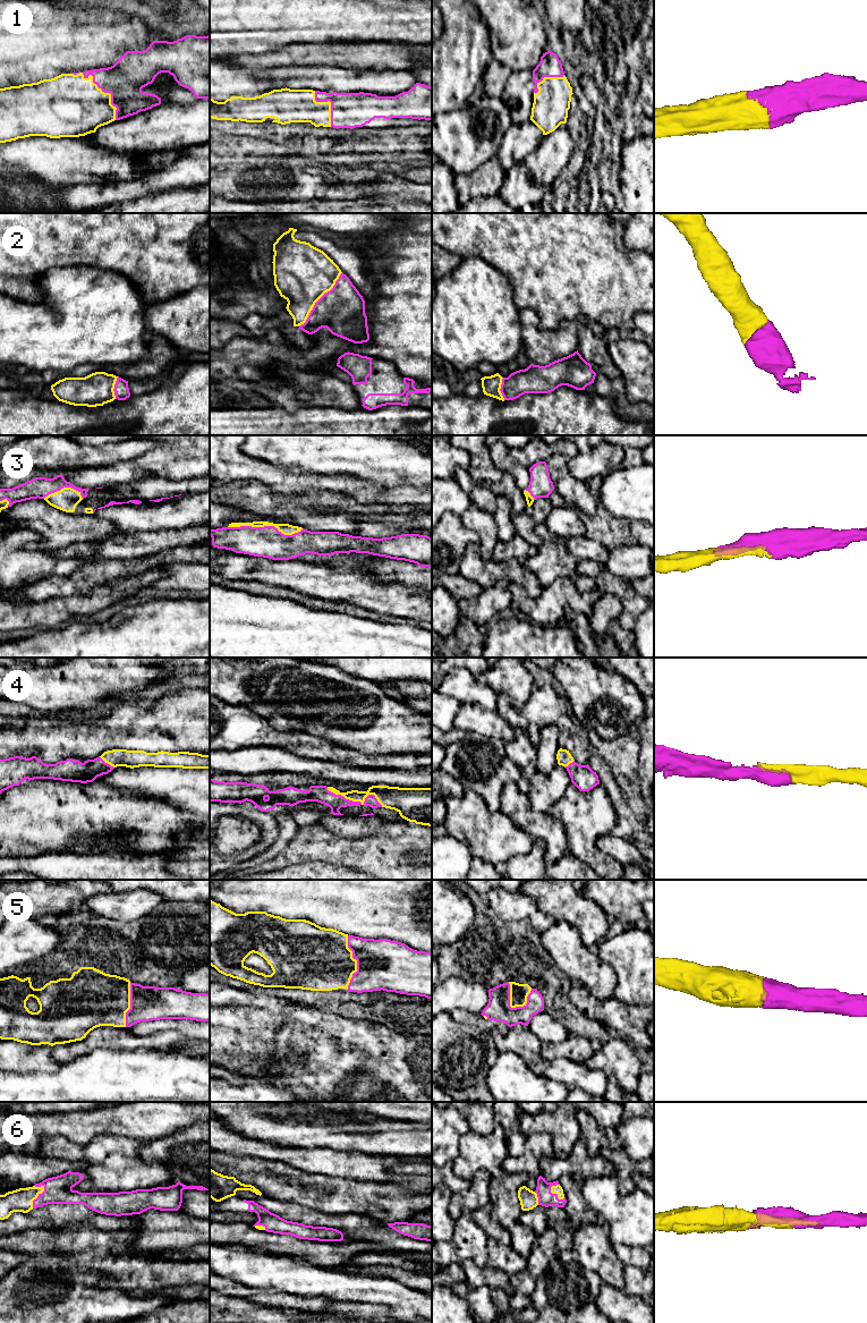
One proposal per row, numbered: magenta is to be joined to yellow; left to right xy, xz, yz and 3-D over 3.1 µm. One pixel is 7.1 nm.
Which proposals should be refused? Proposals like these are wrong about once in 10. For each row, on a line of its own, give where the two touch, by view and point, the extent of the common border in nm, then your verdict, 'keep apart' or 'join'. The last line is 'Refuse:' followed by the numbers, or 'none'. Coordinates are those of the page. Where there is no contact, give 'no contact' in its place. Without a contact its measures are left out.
1: contact xy (105, 93); length 420 nm; join
2: contact xz (319, 298); length 500 nm; join
3: contact xz (265, 525); length 550 nm; join
4: contact xz (356, 800); length 420 nm; join
5: contact yz (510, 1001); length 220 nm; join
6: contact xy (37, 1195); length 190 nm; join
Refuse: none

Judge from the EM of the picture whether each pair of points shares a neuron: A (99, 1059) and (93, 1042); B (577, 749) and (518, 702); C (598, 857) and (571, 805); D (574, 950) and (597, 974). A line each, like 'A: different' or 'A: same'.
A: different
B: different
C: same
D: same

